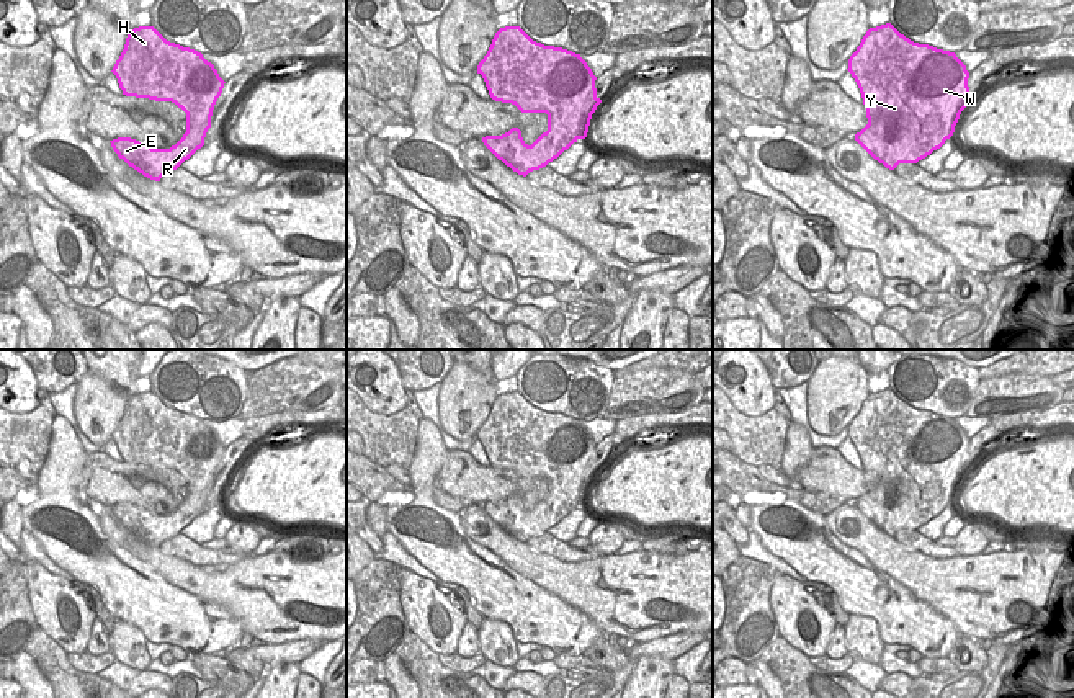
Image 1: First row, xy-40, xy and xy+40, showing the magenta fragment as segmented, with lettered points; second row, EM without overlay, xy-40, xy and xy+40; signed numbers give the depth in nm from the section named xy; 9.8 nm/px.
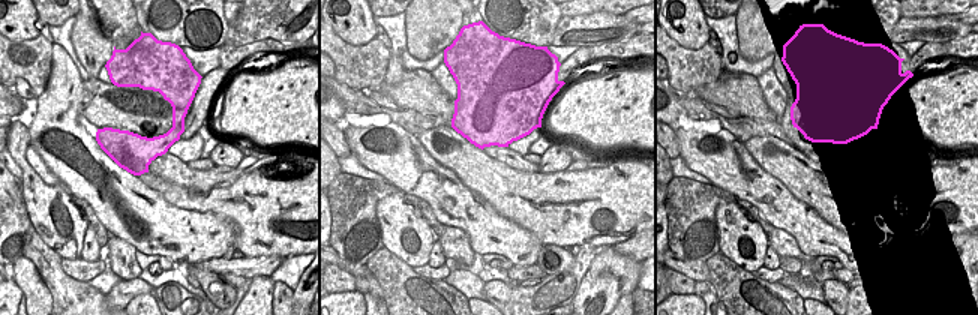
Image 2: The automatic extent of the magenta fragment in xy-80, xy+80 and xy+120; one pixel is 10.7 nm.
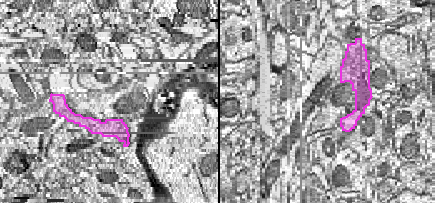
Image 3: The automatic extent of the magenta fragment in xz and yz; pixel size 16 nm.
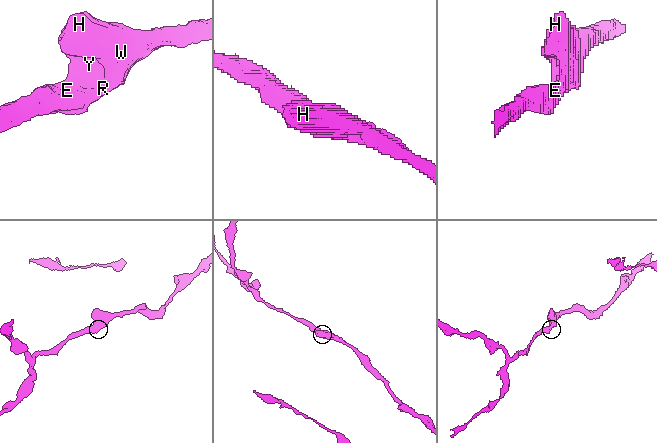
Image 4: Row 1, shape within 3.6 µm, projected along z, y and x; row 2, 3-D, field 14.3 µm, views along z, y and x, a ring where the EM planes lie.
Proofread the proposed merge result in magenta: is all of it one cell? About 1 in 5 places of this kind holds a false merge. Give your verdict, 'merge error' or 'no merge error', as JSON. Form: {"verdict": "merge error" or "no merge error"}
{"verdict": "no merge error"}

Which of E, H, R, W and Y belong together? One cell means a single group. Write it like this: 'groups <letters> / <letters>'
groups E H R W Y

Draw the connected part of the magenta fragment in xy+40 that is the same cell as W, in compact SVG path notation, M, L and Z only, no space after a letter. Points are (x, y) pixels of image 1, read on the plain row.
M891 389L866 397L847 436L860 454L868 484L855 507L889 536L899 530L917 530L940 515L973 464L969 438L955 418L914 409Z

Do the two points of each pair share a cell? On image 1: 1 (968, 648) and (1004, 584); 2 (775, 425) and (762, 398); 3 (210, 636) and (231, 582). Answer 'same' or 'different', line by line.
1: different
2: different
3: different

